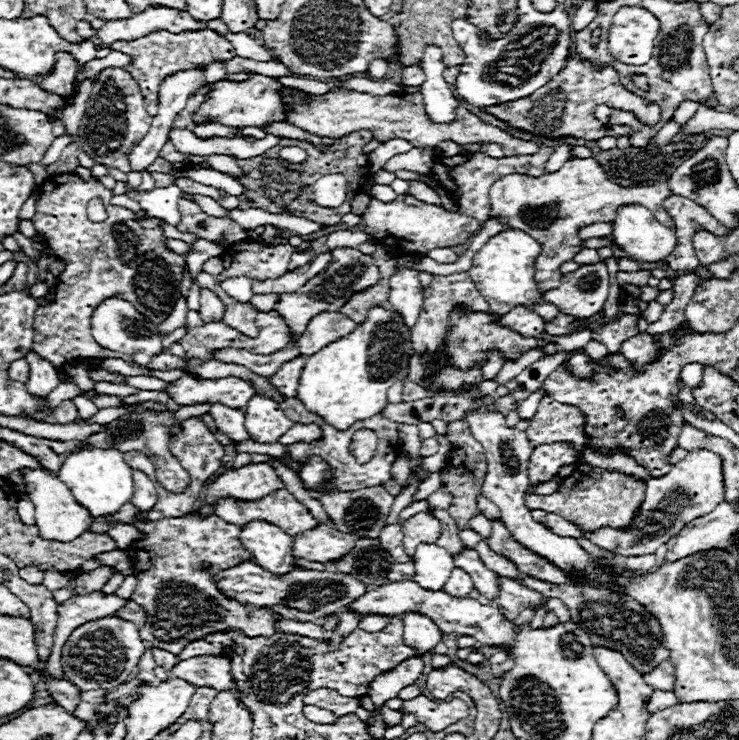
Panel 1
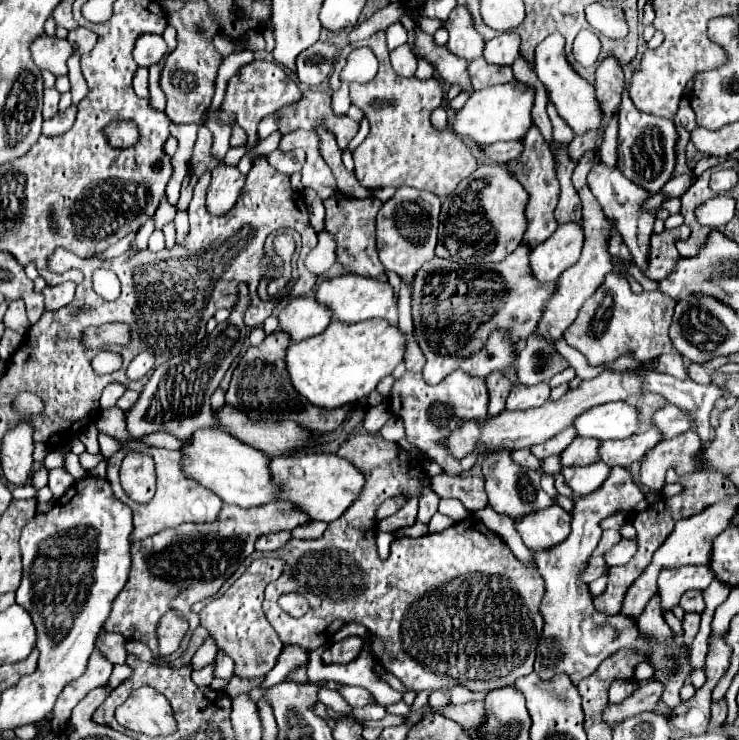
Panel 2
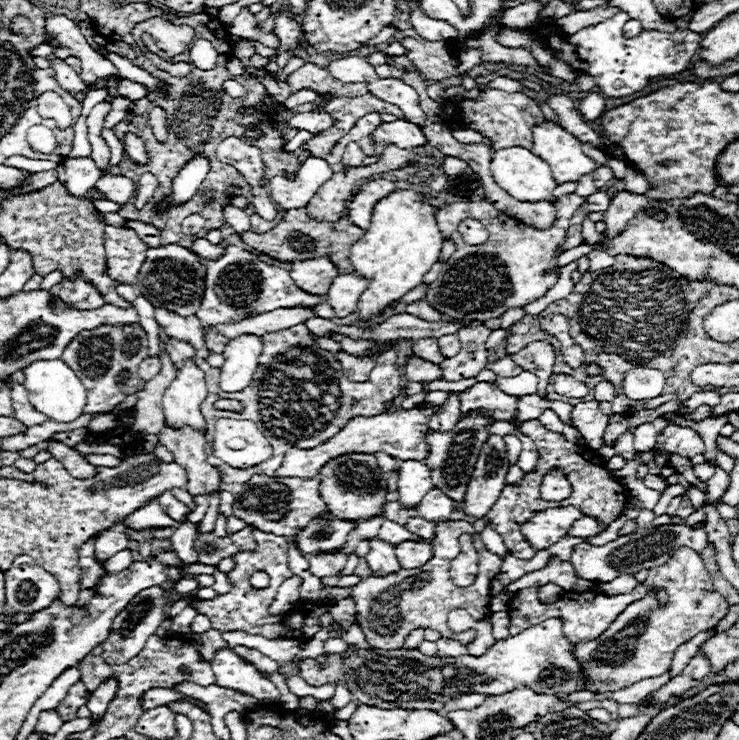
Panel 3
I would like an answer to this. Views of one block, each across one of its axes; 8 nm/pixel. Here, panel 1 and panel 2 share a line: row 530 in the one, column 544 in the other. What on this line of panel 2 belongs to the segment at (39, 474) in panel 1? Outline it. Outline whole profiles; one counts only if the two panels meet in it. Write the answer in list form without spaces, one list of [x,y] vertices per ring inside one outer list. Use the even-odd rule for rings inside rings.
[[[558,32],[545,38],[536,50],[536,74],[538,74],[540,82],[550,90],[550,100],[556,106],[558,114],[568,122],[568,126],[574,130],[576,136],[582,136],[590,130],[600,130],[602,108],[596,100],[594,86],[590,86],[584,78],[578,78],[578,74],[574,74],[574,70],[570,70],[570,66],[566,62],[564,47],[565,39]]]

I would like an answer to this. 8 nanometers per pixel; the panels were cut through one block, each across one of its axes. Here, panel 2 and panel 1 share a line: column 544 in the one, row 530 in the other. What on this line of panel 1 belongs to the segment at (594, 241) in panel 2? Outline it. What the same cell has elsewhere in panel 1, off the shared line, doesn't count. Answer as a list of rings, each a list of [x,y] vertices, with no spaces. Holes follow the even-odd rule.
[[[318,524],[314,530],[306,530],[294,536],[294,556],[312,562],[332,562],[346,556],[354,548],[356,538],[332,530],[330,526]]]

